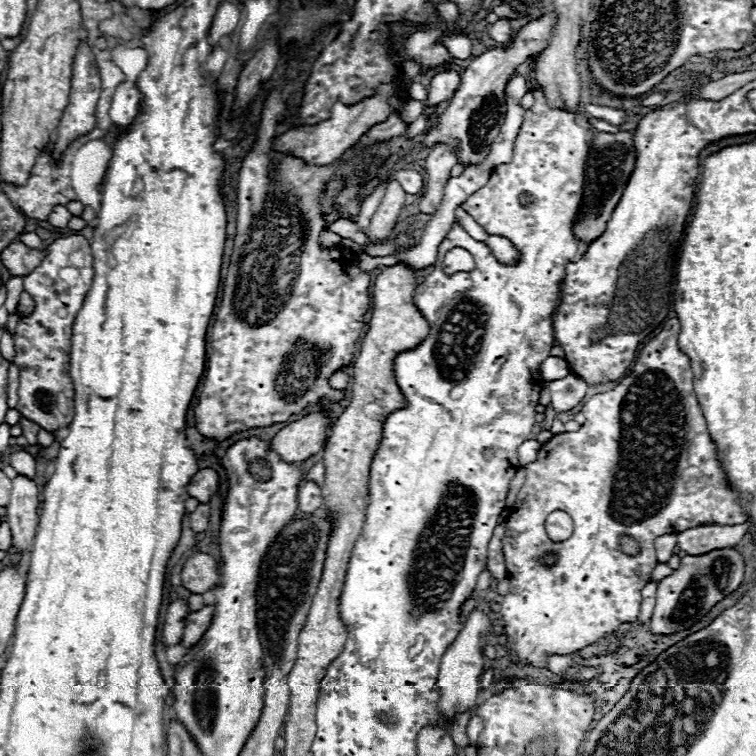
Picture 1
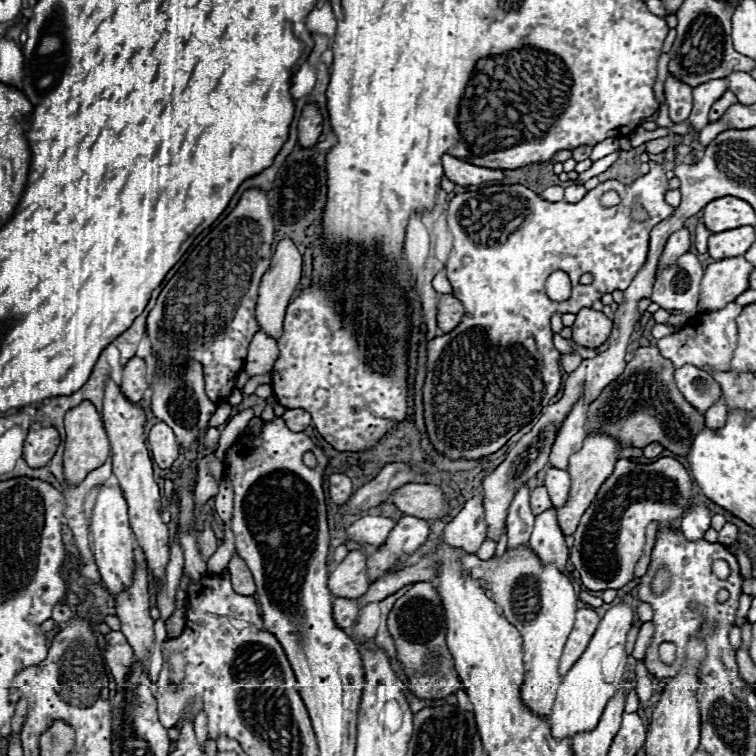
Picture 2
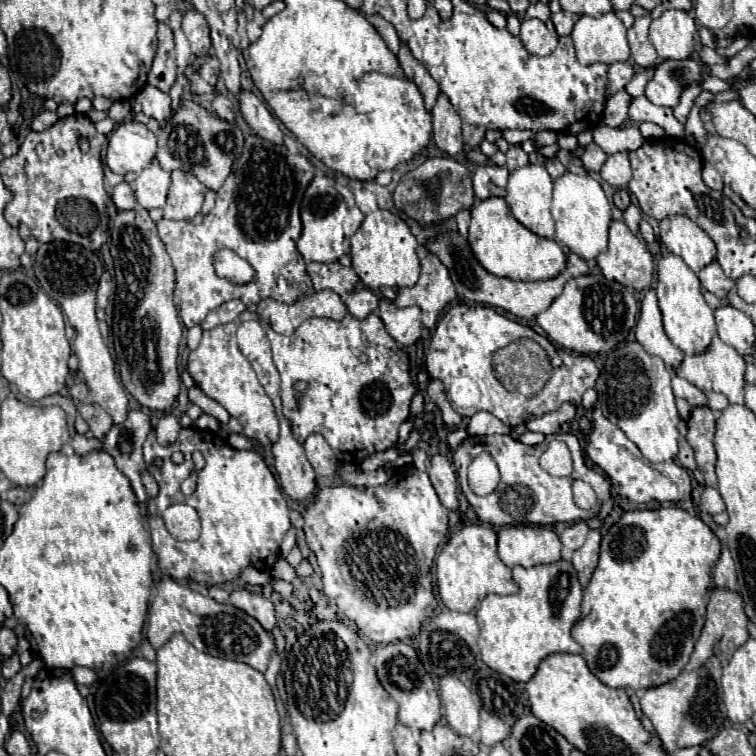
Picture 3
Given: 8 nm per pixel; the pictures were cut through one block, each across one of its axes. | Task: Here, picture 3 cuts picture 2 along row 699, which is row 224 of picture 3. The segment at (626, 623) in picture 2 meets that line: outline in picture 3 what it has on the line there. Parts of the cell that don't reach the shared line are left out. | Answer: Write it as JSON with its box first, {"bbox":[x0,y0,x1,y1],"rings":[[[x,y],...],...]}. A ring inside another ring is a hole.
{"bbox":[552,174,612,260],"rings":[[[564,174],[554,180],[554,198],[552,198],[552,218],[556,222],[554,240],[578,254],[584,260],[594,260],[602,250],[606,250],[608,230],[612,222],[612,204],[608,202],[602,186],[590,176]]]}

